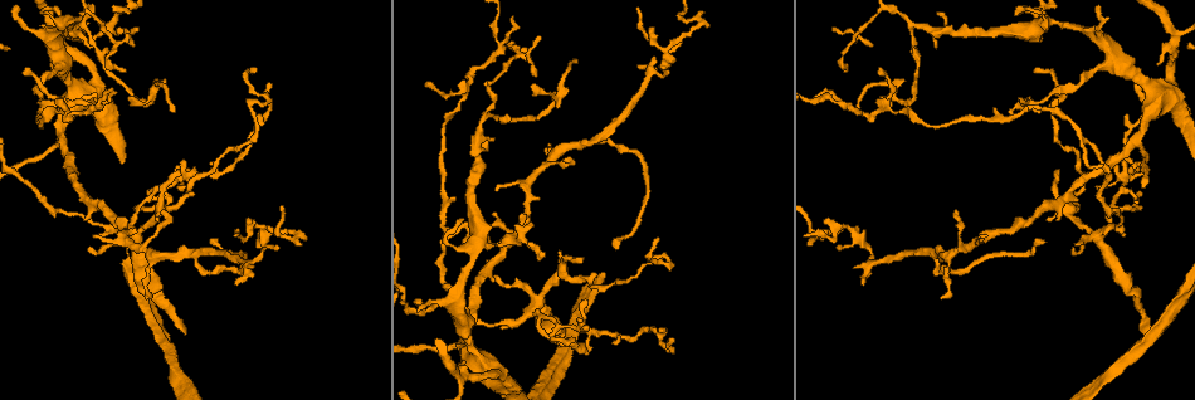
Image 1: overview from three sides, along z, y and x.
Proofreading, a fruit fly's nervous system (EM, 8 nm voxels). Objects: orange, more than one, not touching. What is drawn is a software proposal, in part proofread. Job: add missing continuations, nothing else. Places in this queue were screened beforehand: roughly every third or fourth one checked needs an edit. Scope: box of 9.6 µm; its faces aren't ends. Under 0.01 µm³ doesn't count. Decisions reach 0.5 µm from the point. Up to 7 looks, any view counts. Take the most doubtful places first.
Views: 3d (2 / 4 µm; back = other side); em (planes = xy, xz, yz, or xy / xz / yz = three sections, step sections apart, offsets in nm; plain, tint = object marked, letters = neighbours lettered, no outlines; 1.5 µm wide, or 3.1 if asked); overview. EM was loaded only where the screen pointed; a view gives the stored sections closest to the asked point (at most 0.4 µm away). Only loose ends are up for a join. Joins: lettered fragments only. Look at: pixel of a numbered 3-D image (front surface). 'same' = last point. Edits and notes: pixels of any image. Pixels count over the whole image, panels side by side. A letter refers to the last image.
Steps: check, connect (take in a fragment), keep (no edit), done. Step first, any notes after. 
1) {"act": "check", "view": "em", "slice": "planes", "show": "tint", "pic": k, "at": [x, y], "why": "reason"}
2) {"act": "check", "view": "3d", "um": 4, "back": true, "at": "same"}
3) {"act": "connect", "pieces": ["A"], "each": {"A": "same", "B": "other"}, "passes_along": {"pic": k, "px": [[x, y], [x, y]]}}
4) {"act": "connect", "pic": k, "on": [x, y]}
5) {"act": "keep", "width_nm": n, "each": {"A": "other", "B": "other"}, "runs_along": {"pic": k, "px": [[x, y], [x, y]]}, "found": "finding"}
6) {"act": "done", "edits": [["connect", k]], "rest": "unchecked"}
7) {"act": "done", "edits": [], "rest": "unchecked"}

{"act": "check", "view": "3d", "um": 2, "pic": 1, "at": [1156, 63], "why": "branch stops here"}

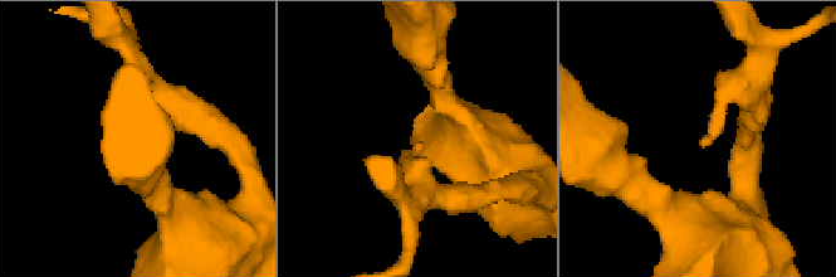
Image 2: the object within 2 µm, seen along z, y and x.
{"act": "check", "view": "em", "slice": "xz", "step": 8, "show": "letters", "pic": 2, "at": [418, 143], "why": "shape alone is not enough"}

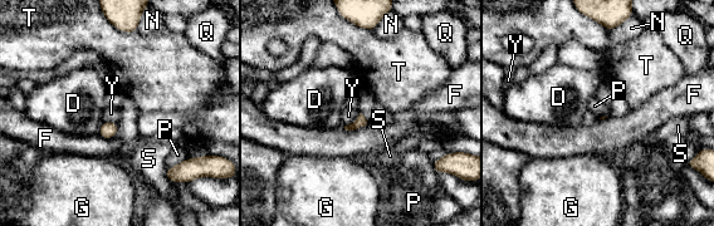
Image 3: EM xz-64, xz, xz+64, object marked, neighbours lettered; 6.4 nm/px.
{"act": "check", "view": "em", "slice": "planes", "show": "letters", "at": "same", "why": "cut it another way"}

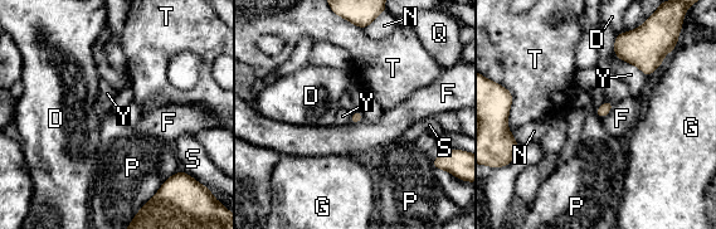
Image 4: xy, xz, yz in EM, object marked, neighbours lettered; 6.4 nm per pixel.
{"act": "keep", "each": {"D": "other", "F": "other", "G": "other", "N": "other", "P": "other", "Q": "other", "S": "other", "T": "other", "Y": "other"}, "border": {"pic": 4, "px": [[178, 170], [161, 185]]}, "found": "none of them fits"}

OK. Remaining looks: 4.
{"act": "check", "view": "em", "slice": "xy", "step": 4, "show": "letters", "pic": 1, "at": [848, 68], "why": "thin end"}

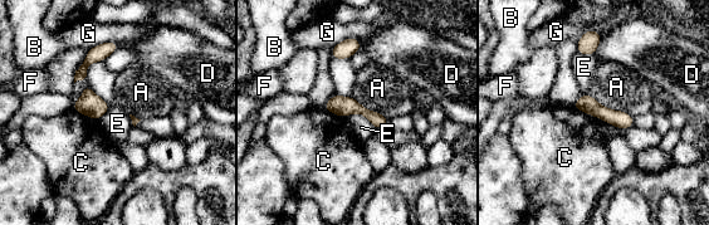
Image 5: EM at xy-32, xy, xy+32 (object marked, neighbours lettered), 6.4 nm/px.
{"act": "check", "view": "em", "slice": "planes", "show": "letters", "at": "same"}

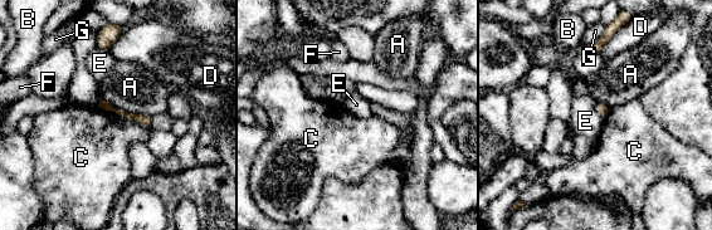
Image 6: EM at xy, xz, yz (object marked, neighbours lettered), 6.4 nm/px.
{"act": "keep", "each": {"A": "other", "B": "other", "C": "other", "D": "other", "E": "other", "F": "other", "G": "other"}, "runs_along": {"pic": 6, "px": [[102, 103], [147, 122]]}, "found": "none of them fits"}

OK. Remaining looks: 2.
{"act": "check", "view": "em", "slice": "planes", "show": "letters", "pic": 1, "at": [211, 242], "why": "end of a long branch"}

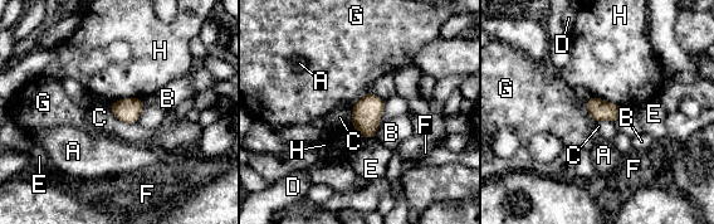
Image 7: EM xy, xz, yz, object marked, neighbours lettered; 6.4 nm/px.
{"act": "keep", "each": {"A": "other", "B": "other", "C": "other", "D": "other", "E": "other", "F": "other", "G": "other", "H": "other"}, "found": "no lettered fragment goes on from it"}

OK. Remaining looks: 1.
{"act": "done", "edits": [], "rest": "unchecked"}

